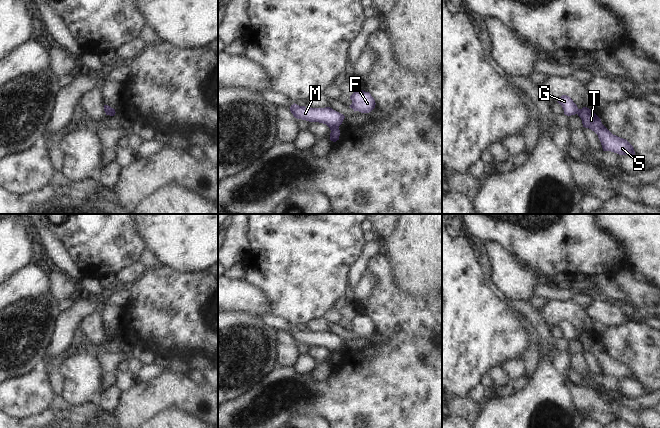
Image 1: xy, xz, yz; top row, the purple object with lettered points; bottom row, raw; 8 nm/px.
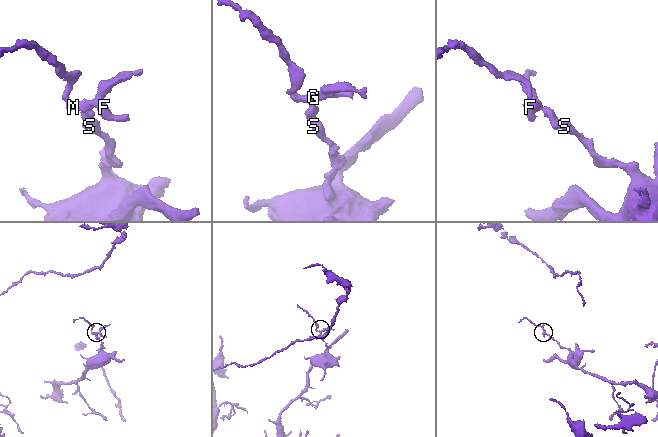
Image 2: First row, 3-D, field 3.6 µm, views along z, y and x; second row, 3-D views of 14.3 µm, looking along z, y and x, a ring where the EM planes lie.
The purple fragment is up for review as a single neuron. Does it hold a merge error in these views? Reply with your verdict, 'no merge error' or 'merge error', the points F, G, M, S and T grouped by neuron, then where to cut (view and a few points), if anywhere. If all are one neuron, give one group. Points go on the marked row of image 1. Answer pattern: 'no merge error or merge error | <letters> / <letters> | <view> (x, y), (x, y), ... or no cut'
merge error | F G M / S T | xz (338, 126), (330, 129)

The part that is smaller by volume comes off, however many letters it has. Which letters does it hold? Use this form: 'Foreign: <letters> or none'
Foreign: F, G, M

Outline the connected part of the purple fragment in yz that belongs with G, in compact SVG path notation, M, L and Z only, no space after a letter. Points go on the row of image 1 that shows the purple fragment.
M562 95L557 102L562 106L565 115L571 116L578 114L579 109L577 105L569 96Z

